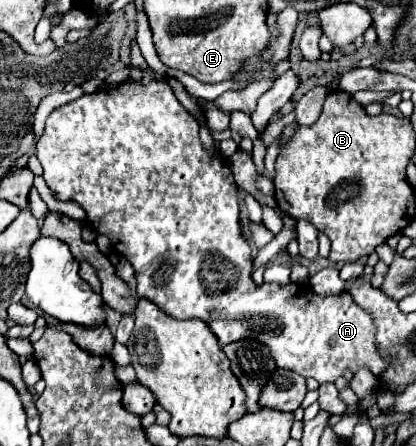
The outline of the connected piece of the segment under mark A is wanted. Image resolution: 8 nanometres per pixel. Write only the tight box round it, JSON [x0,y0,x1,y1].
[36,78,384,384]

